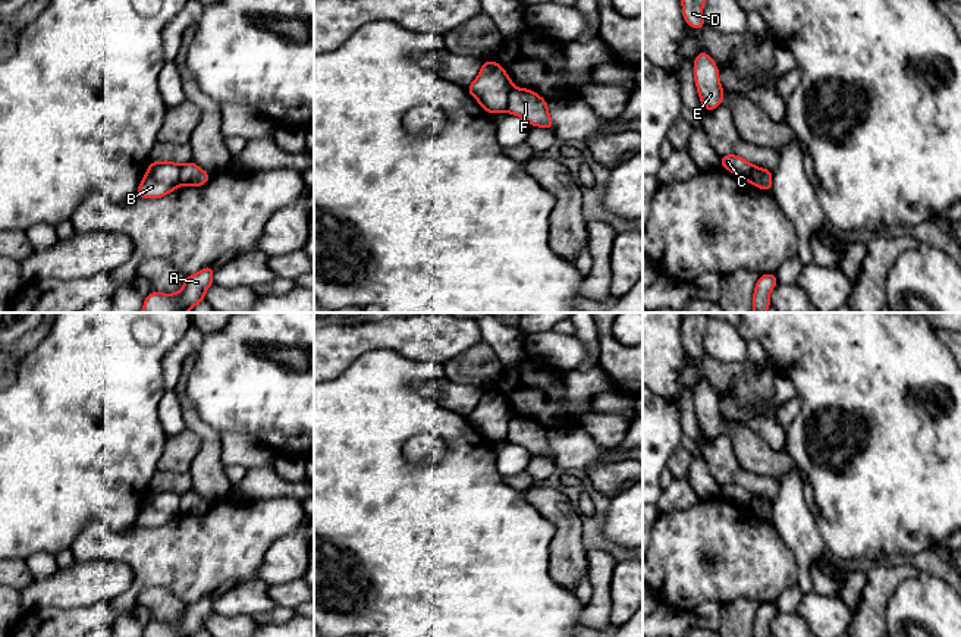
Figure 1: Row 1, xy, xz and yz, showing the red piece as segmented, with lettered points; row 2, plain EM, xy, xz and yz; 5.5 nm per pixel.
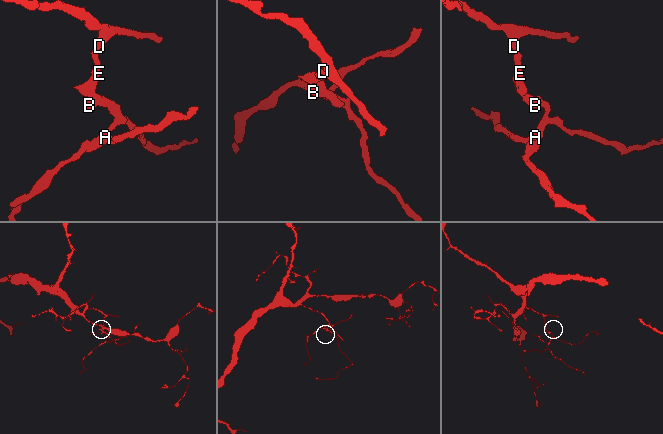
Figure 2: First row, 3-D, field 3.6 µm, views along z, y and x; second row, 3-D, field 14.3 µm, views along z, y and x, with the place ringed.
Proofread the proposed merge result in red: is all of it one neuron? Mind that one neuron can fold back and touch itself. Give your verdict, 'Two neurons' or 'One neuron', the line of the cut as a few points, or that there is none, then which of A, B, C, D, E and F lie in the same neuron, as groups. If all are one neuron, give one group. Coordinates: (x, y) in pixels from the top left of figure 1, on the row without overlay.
Two neurons. Split along xz (514, 416), (506, 438). Groups: A F / B C D E

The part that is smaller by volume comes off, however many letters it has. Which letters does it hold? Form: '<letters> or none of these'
A, F

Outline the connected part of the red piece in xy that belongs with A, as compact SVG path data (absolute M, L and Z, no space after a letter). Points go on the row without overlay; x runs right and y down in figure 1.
M210 594L195 603L186 605L178 622L148 622L142 637L192 637L204 630L205 619L214 612L213 600L214 596Z

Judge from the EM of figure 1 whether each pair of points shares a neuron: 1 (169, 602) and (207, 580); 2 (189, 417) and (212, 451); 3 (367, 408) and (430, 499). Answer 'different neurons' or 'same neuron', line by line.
1: different neurons
2: same neuron
3: same neuron

